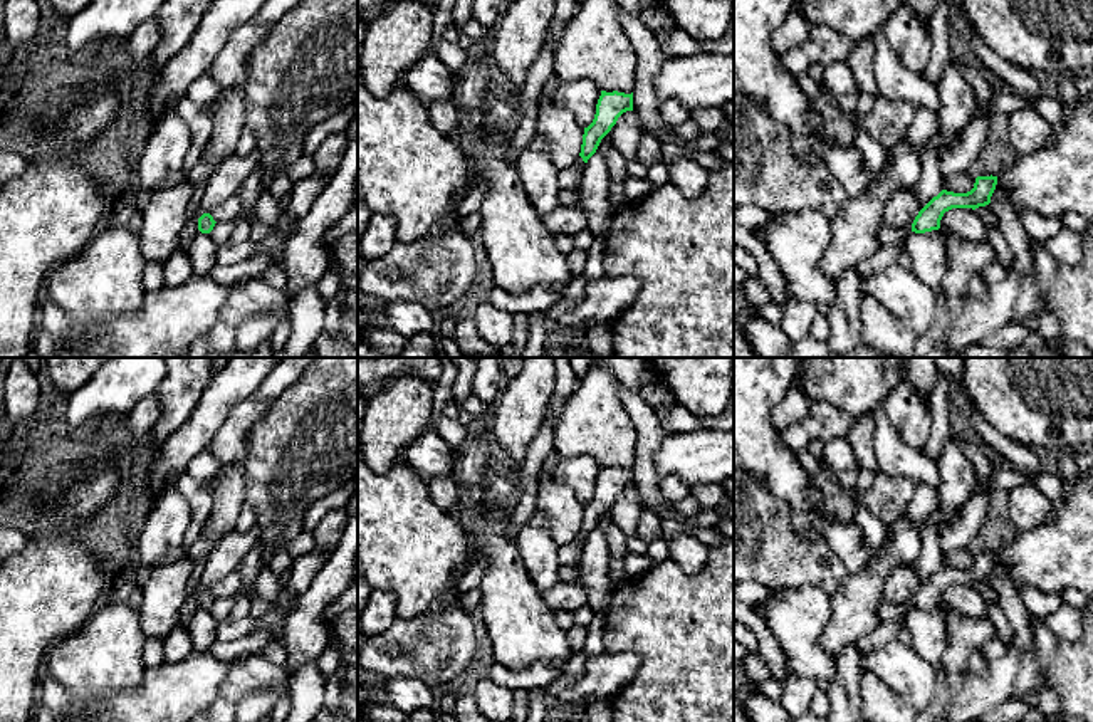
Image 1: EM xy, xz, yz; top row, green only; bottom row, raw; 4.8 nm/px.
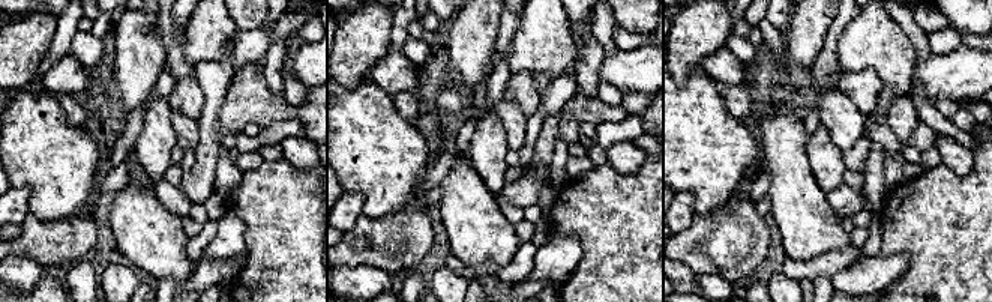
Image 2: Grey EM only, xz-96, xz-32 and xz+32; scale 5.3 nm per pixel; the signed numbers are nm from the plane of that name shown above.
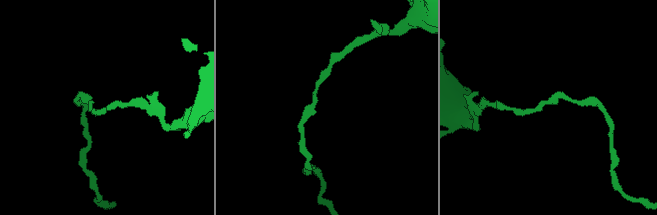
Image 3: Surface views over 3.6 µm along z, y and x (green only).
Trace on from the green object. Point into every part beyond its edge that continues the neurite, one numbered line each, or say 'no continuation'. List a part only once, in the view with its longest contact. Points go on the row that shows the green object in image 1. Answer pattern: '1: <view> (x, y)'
no continuation

